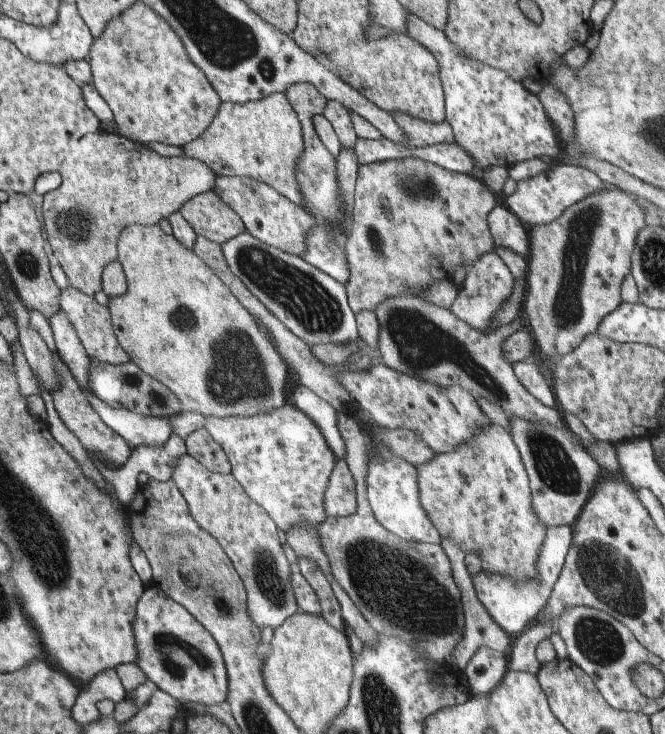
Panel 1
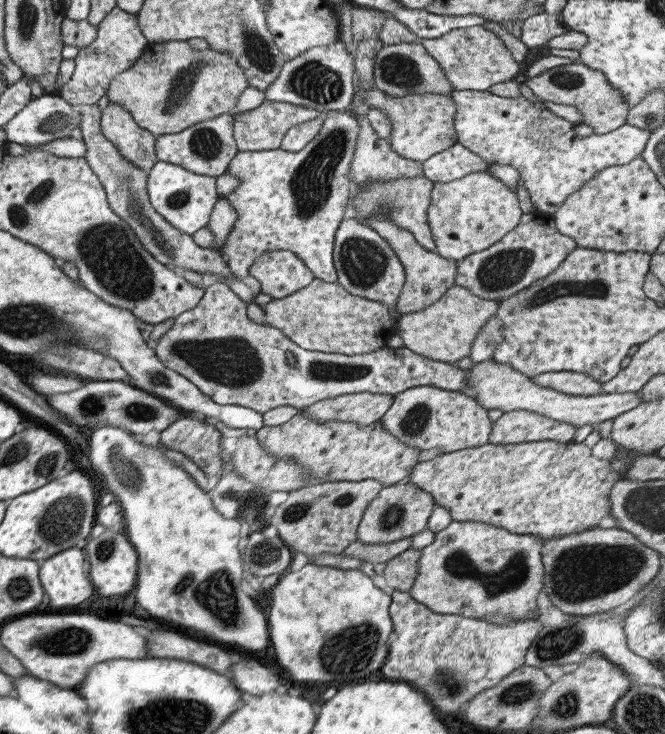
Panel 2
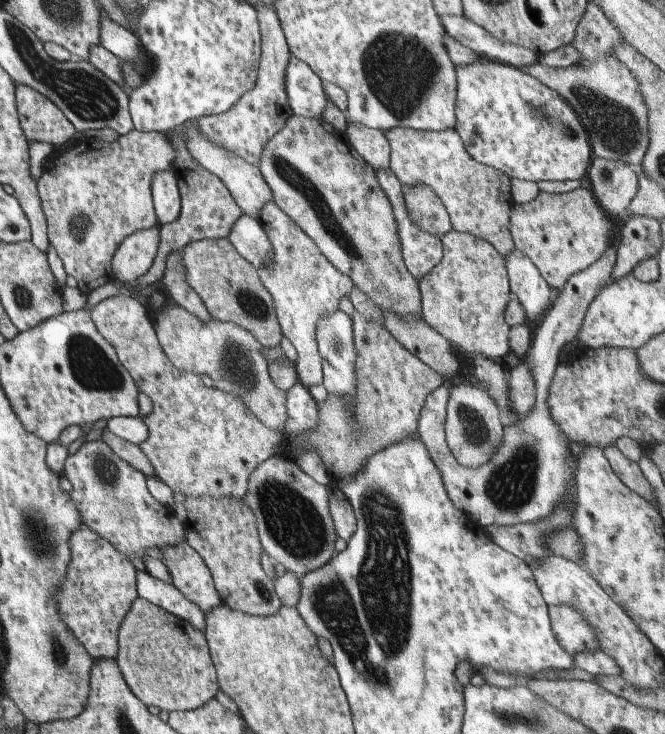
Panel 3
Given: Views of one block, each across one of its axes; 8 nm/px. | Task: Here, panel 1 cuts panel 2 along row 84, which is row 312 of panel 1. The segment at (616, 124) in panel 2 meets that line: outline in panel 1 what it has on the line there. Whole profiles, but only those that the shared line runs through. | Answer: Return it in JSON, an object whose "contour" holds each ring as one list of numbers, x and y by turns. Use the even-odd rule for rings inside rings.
{"contour":[[606,184,601,191,567,207,549,224,531,225,527,229,527,294,523,299,523,308,528,318,528,328,542,355,550,357,570,353,584,336,597,332,604,316,613,312,622,303,620,284,630,272,635,237,637,231,645,225,644,214,632,196,619,189,609,188]]}

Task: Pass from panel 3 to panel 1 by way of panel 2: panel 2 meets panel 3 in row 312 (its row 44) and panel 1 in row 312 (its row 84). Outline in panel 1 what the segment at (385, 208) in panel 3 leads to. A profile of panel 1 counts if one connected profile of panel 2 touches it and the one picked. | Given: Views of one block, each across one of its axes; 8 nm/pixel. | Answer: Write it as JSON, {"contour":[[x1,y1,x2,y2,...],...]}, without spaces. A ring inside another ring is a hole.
{"contour":[[407,295,380,302,374,313,379,327,379,358,389,368,420,379,429,379,441,386,460,386,474,396,496,404,509,417,519,417,537,425,565,428,571,434,561,421,559,410,537,402,521,386,512,366,502,355,501,341,528,326,524,308,509,324,501,325,495,332,486,335,459,320,449,309]]}

